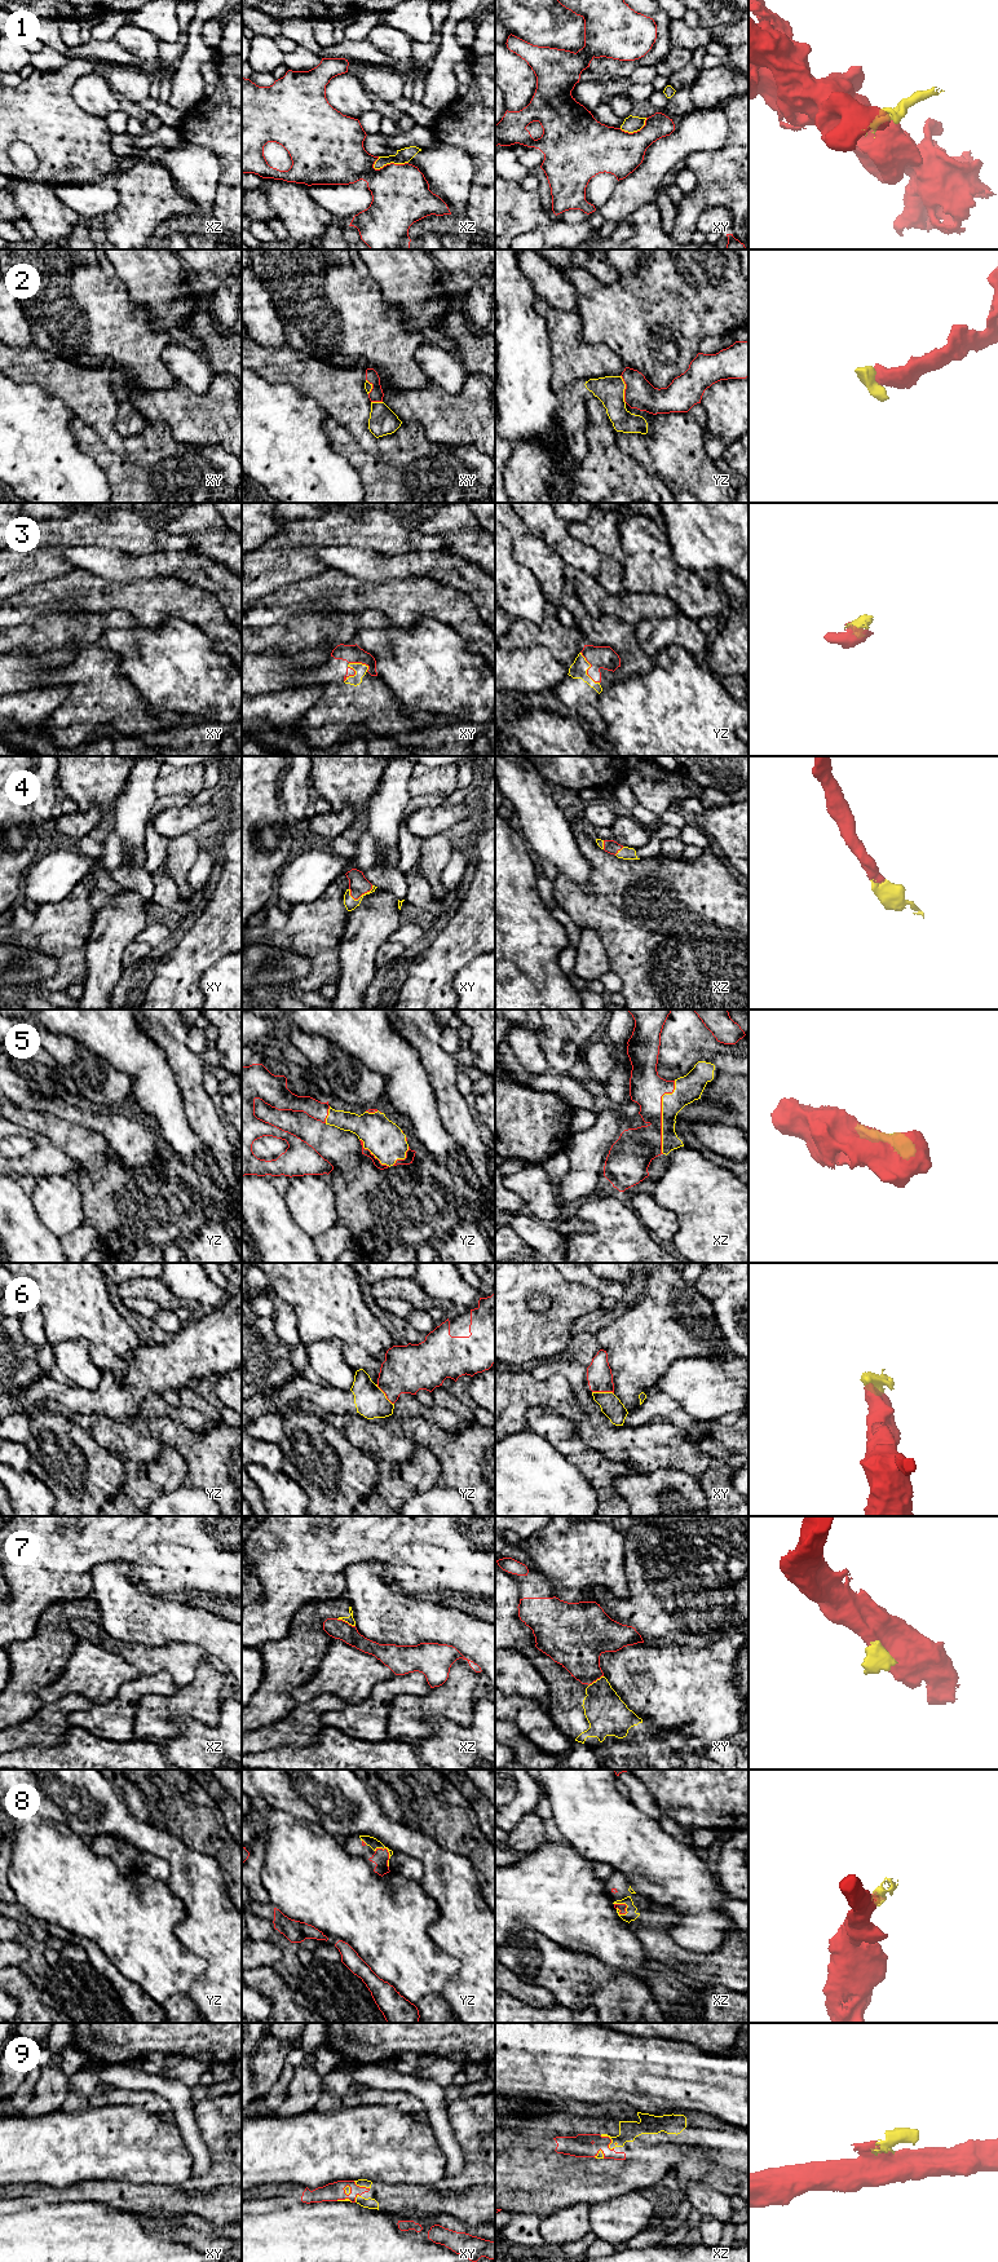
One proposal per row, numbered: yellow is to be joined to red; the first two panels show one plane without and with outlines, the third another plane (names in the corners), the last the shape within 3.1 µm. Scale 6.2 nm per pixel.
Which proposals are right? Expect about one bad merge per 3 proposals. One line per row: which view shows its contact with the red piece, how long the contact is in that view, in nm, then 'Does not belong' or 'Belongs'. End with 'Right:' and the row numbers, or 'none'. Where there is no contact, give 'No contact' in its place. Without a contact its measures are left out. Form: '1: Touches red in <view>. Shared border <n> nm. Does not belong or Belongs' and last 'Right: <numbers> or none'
1: Touches red in xz. Shared border 220 nm. Does not belong
2: Touches red in yz. Shared border 180 nm. Belongs
3: Touches red in yz. Shared border 240 nm. Belongs
4: Touches red in xy. Shared border 160 nm. Belongs
5: Touches red in xz. Shared border 460 nm. Belongs
6: Touches red in xy. Shared border 140 nm. Belongs
7: Touches red in xz. Shared border 130 nm. Does not belong
8: Touches red in yz. Shared border 150 nm. Belongs
9: Touches red in xz. Shared border 120 nm. Does not belong
Right: 2, 3, 4, 5, 6, 8

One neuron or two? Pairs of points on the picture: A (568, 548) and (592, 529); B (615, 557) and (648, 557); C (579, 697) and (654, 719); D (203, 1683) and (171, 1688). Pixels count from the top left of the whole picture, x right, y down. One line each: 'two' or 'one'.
A: two
B: two
C: two
D: two

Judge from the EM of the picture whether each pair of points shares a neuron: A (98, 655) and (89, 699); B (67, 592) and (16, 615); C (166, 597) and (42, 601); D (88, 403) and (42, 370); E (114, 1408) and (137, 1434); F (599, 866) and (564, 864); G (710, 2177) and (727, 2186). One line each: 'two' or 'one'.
A: one
B: one
C: one
D: one
E: two
F: two
G: one

